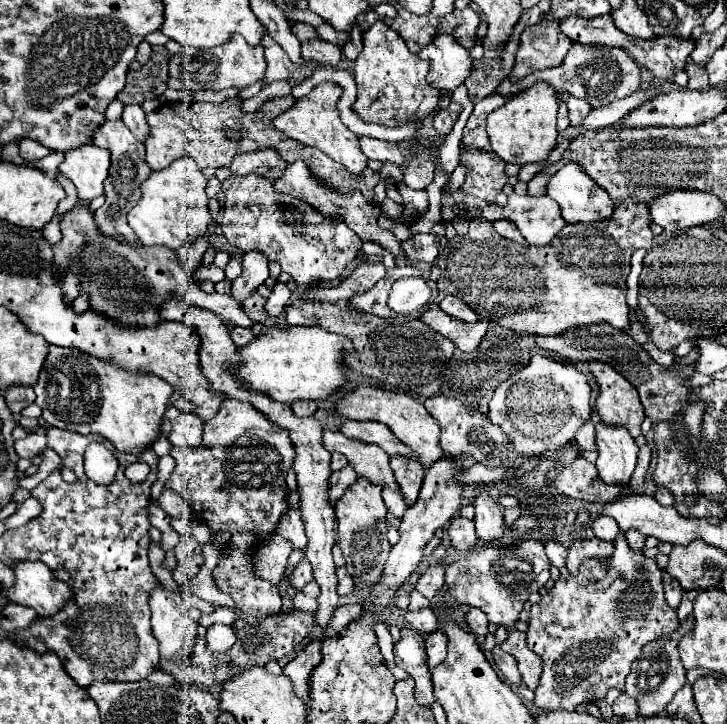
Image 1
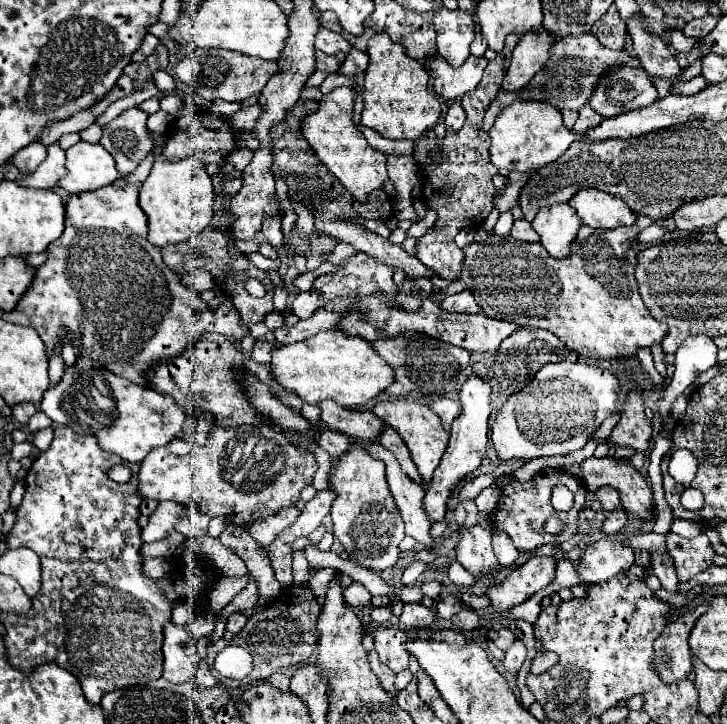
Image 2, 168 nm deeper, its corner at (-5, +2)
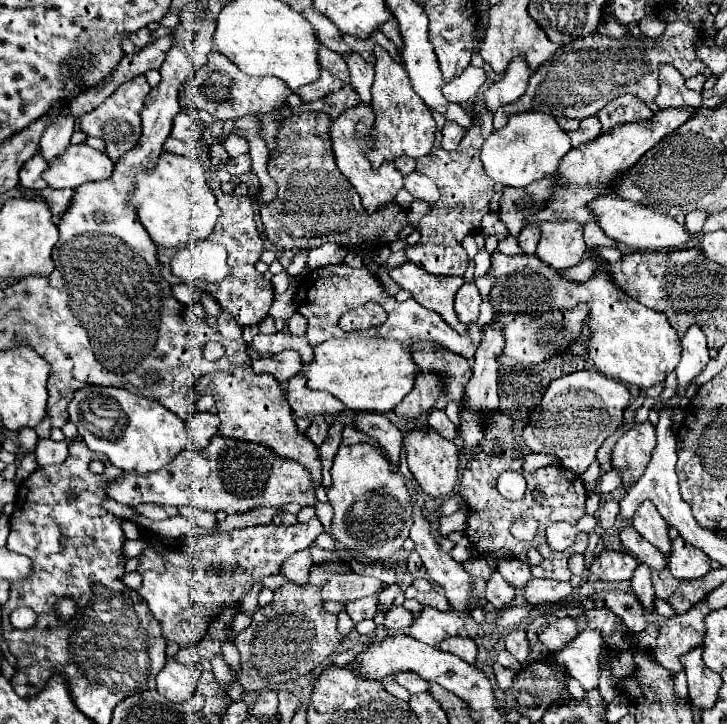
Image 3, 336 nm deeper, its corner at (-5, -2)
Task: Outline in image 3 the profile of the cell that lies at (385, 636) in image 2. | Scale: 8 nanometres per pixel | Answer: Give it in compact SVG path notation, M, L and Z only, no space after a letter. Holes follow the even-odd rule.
M397 672L395 674L395 682L405 686L411 694L427 692L427 682L419 674L415 674L415 672Z

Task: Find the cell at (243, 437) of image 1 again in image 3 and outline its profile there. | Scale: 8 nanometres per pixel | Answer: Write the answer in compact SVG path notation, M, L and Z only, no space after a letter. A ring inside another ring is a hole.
M221 434L213 436L205 450L183 450L179 452L169 466L163 466L157 472L137 474L125 472L109 488L109 498L127 504L159 504L159 506L195 506L205 512L249 512L257 506L283 508L291 502L301 506L317 504L313 478L309 470L297 460L281 458L271 448L263 444L253 444L237 438L223 438Z

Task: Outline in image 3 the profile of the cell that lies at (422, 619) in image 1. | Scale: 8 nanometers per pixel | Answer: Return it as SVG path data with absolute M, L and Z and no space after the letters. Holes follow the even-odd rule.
M403 606L391 608L389 614L387 614L387 618L385 618L385 624L383 626L389 632L399 632L403 628L409 628L409 624L413 624L413 618L415 616L407 608L403 608Z

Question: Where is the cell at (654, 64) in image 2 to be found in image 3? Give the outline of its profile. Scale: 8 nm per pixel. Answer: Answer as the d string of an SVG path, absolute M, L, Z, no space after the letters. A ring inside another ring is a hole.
M669 64L659 66L659 92L655 96L655 102L659 108L681 108L681 106L693 106L701 108L701 94L693 92L685 86L685 78L681 72Z

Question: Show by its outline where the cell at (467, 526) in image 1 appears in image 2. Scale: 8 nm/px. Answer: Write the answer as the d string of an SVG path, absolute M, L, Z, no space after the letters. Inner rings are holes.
M481 526L463 528L461 542L457 544L457 562L475 578L495 576L501 570L501 564L491 548L491 532Z

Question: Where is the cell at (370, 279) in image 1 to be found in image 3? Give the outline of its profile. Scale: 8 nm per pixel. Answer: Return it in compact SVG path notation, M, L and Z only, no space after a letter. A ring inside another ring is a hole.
M295 312L295 314L291 316L291 320L289 320L287 330L289 330L291 334L301 336L301 334L305 334L305 328L307 328L307 320L305 320L305 316L301 316L299 312Z

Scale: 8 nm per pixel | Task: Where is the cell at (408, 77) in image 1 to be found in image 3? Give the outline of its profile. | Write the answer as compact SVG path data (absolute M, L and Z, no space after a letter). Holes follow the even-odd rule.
M375 46L375 82L371 88L373 94L373 114L375 122L373 126L365 126L363 122L357 124L357 134L369 144L369 162L373 166L379 166L385 160L395 160L397 156L411 156L421 158L427 156L433 148L433 134L435 134L435 120L427 104L413 92L413 86L409 82L407 70L403 64L395 62L381 46Z

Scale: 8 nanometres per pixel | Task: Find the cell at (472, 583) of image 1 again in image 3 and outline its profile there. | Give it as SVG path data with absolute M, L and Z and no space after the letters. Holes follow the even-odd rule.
M531 578L523 592L525 592L523 598L529 604L559 602L573 592L573 586L569 582L557 582L557 580L547 580L547 578Z

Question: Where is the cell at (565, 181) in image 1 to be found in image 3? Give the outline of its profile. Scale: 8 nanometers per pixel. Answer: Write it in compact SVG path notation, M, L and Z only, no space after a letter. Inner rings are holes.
M599 196L589 204L589 210L593 212L599 228L609 238L627 244L635 250L675 250L675 248L683 248L691 238L687 230L675 222L675 218L657 214L651 208L645 208L631 200L621 200L617 196Z

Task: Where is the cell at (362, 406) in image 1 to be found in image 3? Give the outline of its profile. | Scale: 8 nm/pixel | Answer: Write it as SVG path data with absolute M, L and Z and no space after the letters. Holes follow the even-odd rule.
M429 426L405 430L403 438L405 438L403 440L403 448L407 452L409 470L413 472L415 480L419 482L419 486L423 488L423 492L427 492L431 496L447 496L447 494L453 494L453 488L457 484L459 448L451 440L443 438L441 434L437 434Z

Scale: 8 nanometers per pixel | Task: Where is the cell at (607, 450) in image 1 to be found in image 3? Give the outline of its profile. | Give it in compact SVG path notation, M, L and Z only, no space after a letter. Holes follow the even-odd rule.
M645 500L637 508L637 512L631 518L631 522L633 522L633 528L645 540L649 540L653 546L657 546L663 554L669 554L671 552L671 542L667 538L667 524L665 524L663 516L657 512L657 508L655 508L653 502Z

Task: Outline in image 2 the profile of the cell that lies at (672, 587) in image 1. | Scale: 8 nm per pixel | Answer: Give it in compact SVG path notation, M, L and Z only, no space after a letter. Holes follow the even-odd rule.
M649 552L651 554L651 570L661 580L661 586L667 590L677 588L677 574L673 566L673 558L667 552Z

